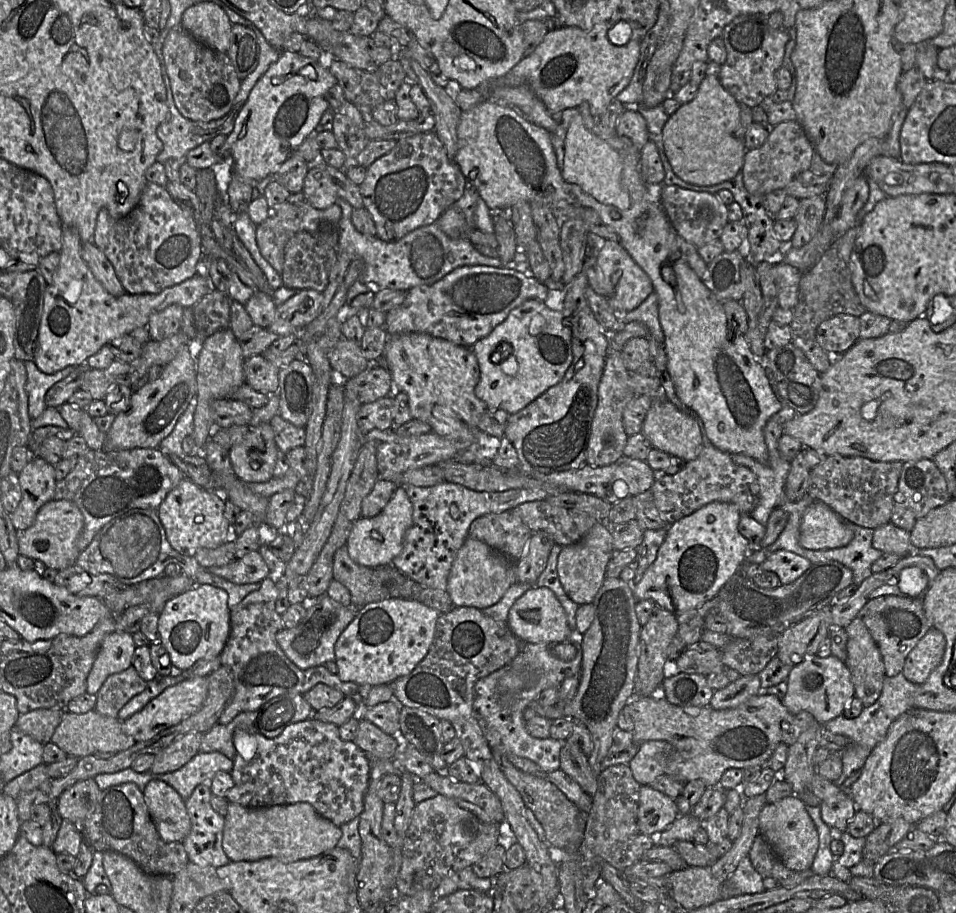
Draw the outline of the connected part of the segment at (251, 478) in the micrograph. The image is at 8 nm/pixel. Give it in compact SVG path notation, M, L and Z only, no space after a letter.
M270 423L249 426L243 439L229 450L232 468L244 482L266 482L274 475L278 447Z

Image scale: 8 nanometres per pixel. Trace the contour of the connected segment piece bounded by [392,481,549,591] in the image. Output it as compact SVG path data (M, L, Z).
M446 481L429 487L405 485L405 490L413 506L412 524L405 532L402 551L393 558L392 565L426 588L445 591L453 560L475 519L486 514L503 513L522 503L544 500L549 496L543 489L474 491Z

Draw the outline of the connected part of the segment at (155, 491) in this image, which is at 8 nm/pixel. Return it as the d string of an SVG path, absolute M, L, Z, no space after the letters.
M133 448L127 450L87 450L77 457L77 464L71 472L56 483L53 500L69 500L77 505L84 516L84 528L77 541L83 551L97 532L113 518L134 508L157 510L167 494L184 478L183 472L174 465L159 448Z

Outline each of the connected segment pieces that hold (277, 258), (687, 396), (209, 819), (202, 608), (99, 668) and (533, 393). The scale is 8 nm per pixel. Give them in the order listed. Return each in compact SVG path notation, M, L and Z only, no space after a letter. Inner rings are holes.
M301 192L290 194L281 204L268 208L266 220L256 227L256 242L261 255L265 260L281 274L284 264L284 249L288 240L298 232L308 232L318 240L320 244L336 247L340 236L339 222L341 208L334 203L327 209L312 207Z
M525 84L516 87L497 87L487 97L487 101L484 102L495 103L503 107L509 107L525 120L550 132L552 145L557 157L558 168L562 173L562 178L564 181L569 184L569 194L575 201L575 204L571 205L580 205L582 207L588 207L596 211L601 220L607 226L613 229L614 232L618 235L618 242L630 255L633 261L646 273L653 284L654 292L658 296L658 317L664 334L663 348L667 358L667 369L680 401L699 415L703 421L708 439L717 449L728 454L744 454L757 460L760 463L767 463L768 448L764 438L764 428L768 420L781 410L782 404L778 401L773 391L771 390L769 381L765 374L765 369L754 358L754 355L750 350L745 336L735 335L735 338L732 338L731 335L733 334L730 331L728 332L727 317L722 303L716 299L714 294L706 287L703 281L690 268L686 261L680 259L680 251L677 249L677 244L675 242L676 236L678 234L670 223L662 207L660 201L660 188L648 186L641 175L641 150L638 150L629 138L619 136L616 133L616 130L609 130L600 124L599 118L595 118L591 115L589 104L587 102L581 103L581 105L579 105L577 108L569 108L563 110L560 113L552 114L548 111L545 104L537 97L533 90Z
M203 782L195 787L185 801L191 829L182 843L190 862L200 867L217 868L231 860L222 846L224 817L212 808L211 795L210 788Z
M209 584L194 585L168 600L159 614L158 631L172 664L184 671L199 660L220 656L230 633L229 618L227 592Z
M115 630L106 635L87 677L86 691L96 694L108 676L130 667L136 647L130 633Z
M529 299L523 302L512 309L489 335L471 347L480 369L475 395L486 403L488 410L504 410L509 415L516 414L562 380L573 359L571 336L570 327L563 323L562 312L549 308L540 300ZM496 349L497 355L502 355L502 360L510 354L515 356L518 363L515 375L503 373L500 366L491 361Z

